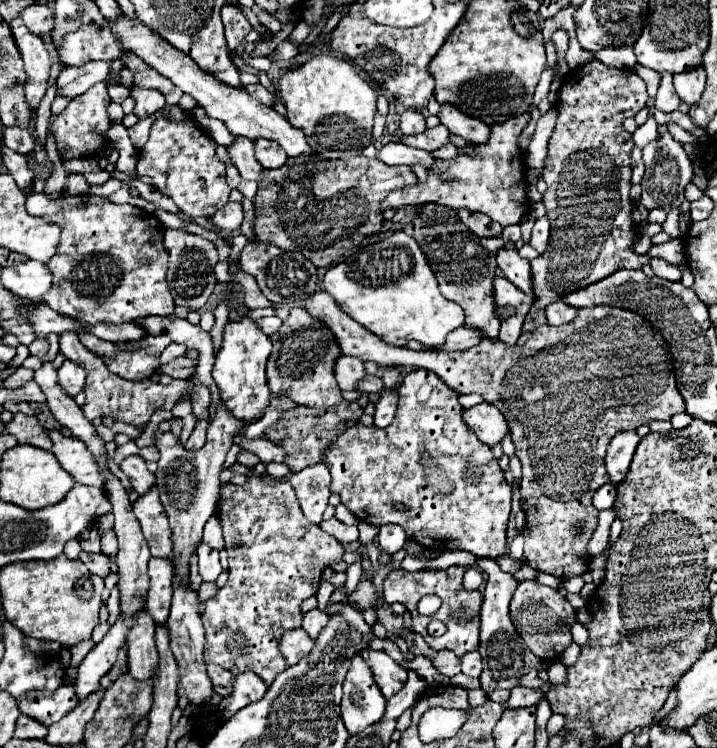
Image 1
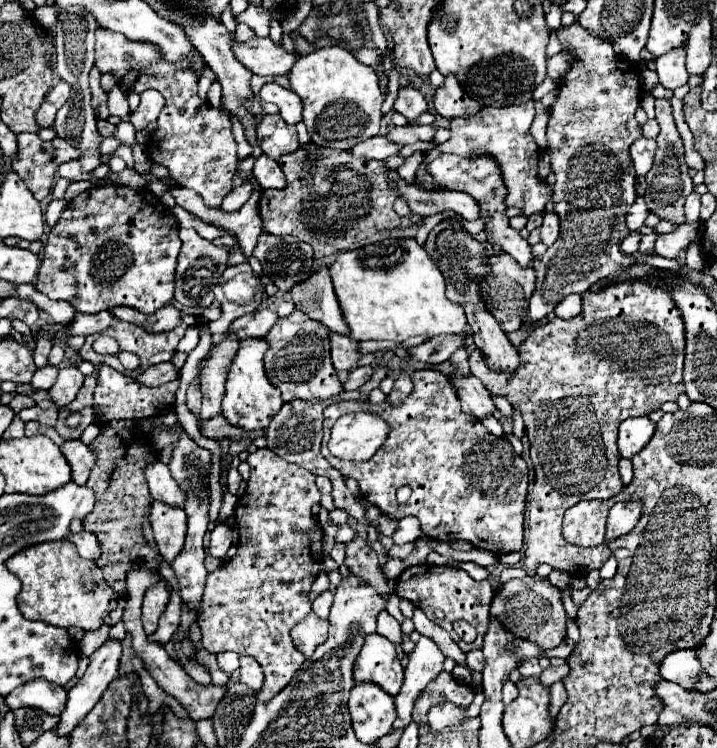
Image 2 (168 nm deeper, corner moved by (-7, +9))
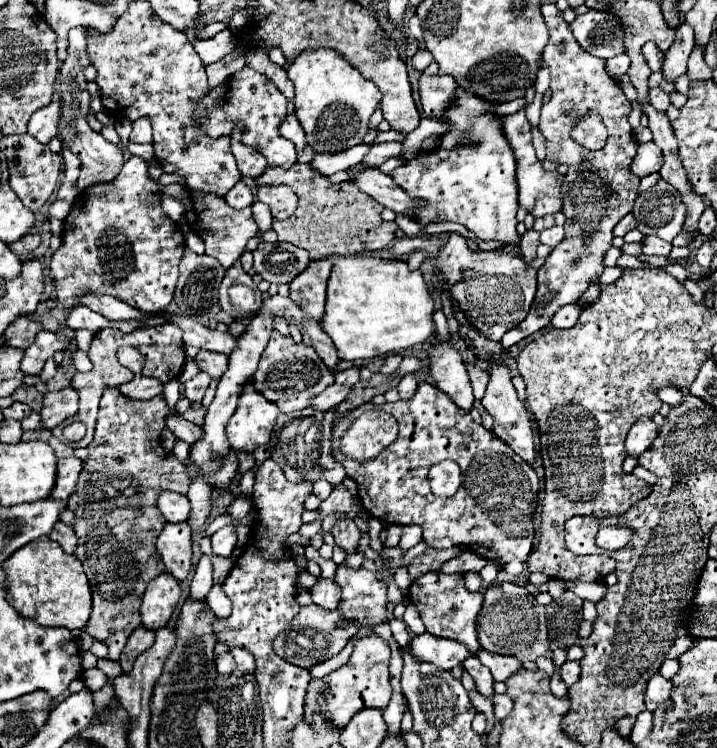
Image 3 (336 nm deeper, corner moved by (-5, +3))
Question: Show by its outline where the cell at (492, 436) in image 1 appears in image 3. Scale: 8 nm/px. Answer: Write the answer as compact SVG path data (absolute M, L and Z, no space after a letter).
M441 342L433 346L433 350L427 356L427 366L435 386L443 390L459 408L469 412L475 400L473 400L469 374L463 366L457 348L453 348L453 344L449 342Z

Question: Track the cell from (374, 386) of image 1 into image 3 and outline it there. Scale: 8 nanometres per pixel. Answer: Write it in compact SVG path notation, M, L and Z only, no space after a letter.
M331 384L331 388L323 390L319 396L315 396L315 400L311 400L311 408L313 410L321 410L321 412L327 412L331 408L335 408L347 394L351 392L351 388L345 388L345 386L339 386L339 384Z

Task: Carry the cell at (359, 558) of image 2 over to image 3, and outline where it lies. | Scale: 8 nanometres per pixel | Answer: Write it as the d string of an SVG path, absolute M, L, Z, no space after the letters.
M341 514L341 518L335 522L331 534L335 538L335 544L341 546L347 554L357 552L355 546L357 546L359 538L361 538L361 532L359 532L359 528L357 528L353 518L347 518L345 514Z

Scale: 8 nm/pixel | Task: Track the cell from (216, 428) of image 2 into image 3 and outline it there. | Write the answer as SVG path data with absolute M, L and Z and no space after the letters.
M179 414L169 416L169 418L165 420L165 426L167 426L167 430L171 430L171 432L175 434L175 438L181 438L181 440L185 440L185 442L189 442L189 444L197 442L197 440L203 436L203 430L201 430L199 426L187 422L187 420L185 420L183 416L179 416Z

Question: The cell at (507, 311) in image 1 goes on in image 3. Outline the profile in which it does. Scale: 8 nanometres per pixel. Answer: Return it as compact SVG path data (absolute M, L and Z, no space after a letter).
M449 234L449 240L441 246L435 258L435 266L447 282L453 300L463 308L469 324L495 342L499 342L507 330L525 320L537 292L537 270L529 268L519 254L471 250L467 240L459 234Z

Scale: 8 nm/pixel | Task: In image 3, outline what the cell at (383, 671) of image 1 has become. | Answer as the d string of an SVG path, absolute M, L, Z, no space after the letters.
M371 632L371 636L359 638L353 642L353 654L345 666L331 672L323 680L311 680L305 698L305 722L315 724L311 718L321 714L323 720L335 724L335 728L343 730L351 716L363 708L385 708L391 700L391 684L389 684L389 656L391 650L387 642Z

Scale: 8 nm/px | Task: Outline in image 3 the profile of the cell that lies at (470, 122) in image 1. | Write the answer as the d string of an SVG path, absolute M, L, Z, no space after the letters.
M421 74L419 78L419 98L421 108L429 118L441 118L443 112L449 108L455 96L457 84L451 76L429 76Z

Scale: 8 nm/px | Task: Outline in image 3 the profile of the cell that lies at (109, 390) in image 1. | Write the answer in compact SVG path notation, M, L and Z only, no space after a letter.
M107 388L101 398L99 418L95 426L95 438L89 444L89 456L83 462L83 470L79 482L75 486L73 496L67 500L67 508L75 512L75 534L79 544L75 548L75 556L81 560L85 574L89 578L91 594L93 594L93 610L91 620L87 622L85 632L95 640L107 644L109 660L119 662L119 654L129 638L129 634L141 626L141 596L145 592L147 582L159 576L163 570L163 562L159 560L159 552L155 548L155 540L163 530L165 518L157 508L157 496L163 490L187 494L189 490L189 474L187 468L167 450L161 448L161 432L165 426L165 418L169 414L167 402L161 396L153 400L129 400L121 396L117 388Z

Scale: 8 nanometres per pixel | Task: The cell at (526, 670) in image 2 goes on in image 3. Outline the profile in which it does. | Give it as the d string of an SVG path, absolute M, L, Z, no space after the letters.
M487 650L477 652L477 658L481 660L481 664L485 664L495 682L505 682L511 674L515 674L517 670L521 670L521 662L515 656L501 656L501 654L491 654Z

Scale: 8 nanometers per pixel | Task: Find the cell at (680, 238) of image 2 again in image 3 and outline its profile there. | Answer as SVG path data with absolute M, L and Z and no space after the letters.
M645 236L643 238L643 254L653 254L653 256L667 256L671 252L671 244L657 238L657 236Z

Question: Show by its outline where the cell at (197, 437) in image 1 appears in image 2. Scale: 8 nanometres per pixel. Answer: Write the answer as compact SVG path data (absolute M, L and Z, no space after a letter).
M229 334L217 348L209 354L207 366L201 372L201 394L203 394L203 406L199 414L199 422L205 422L217 414L221 414L221 398L225 394L225 378L227 368L233 360L233 354L237 352L239 340Z

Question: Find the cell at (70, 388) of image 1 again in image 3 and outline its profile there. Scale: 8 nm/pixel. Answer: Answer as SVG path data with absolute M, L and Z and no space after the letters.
M71 386L57 390L57 392L47 392L45 400L43 400L43 408L41 408L43 428L53 430L55 426L65 422L67 418L75 416L77 402L79 402L79 394Z

